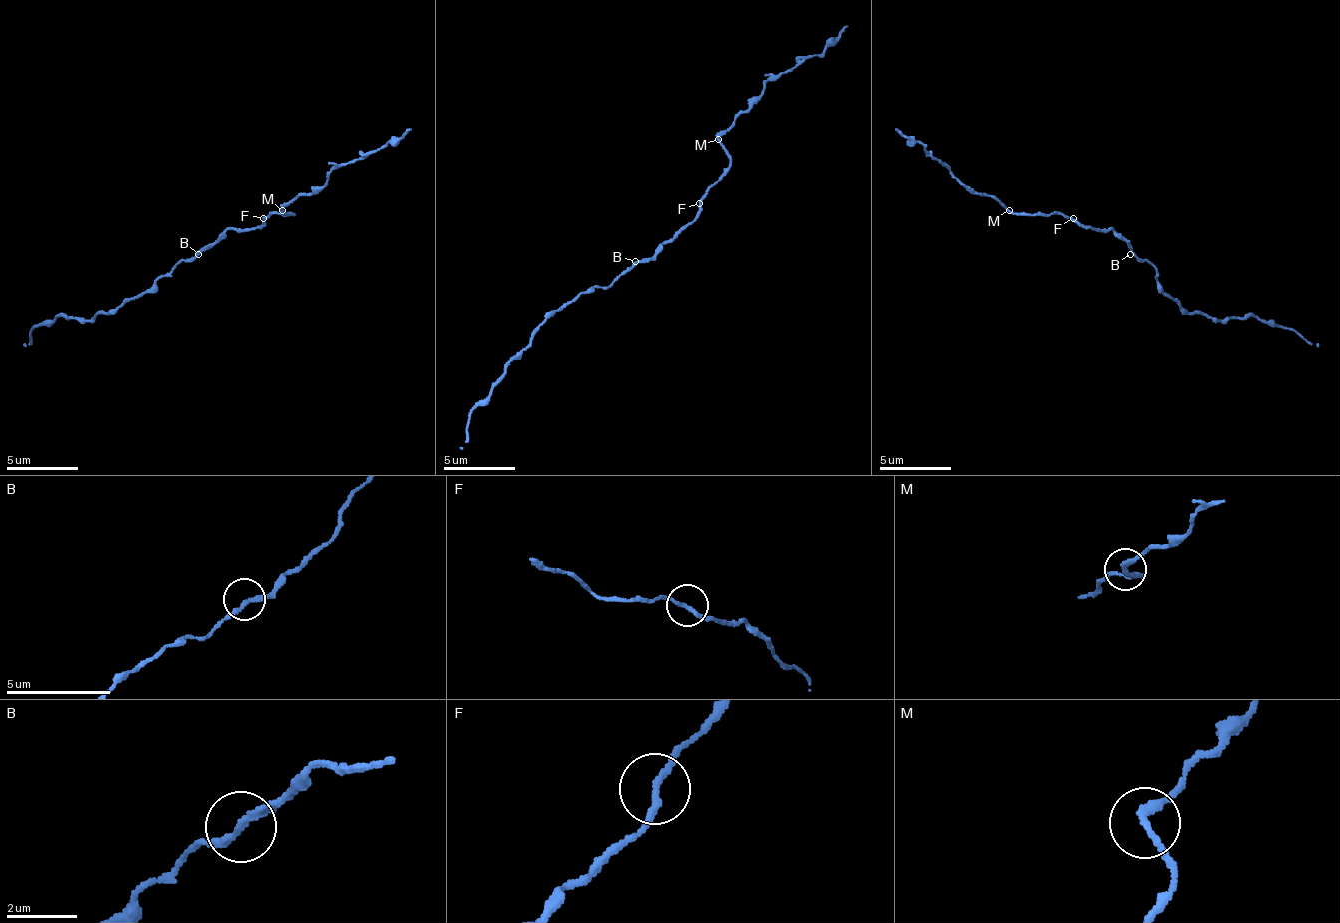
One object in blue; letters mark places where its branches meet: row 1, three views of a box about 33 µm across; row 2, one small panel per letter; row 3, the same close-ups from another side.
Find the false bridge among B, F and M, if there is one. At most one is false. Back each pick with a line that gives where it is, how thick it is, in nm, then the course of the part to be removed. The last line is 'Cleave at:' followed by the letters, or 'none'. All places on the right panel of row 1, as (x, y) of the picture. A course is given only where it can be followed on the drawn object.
Cleave at: none

